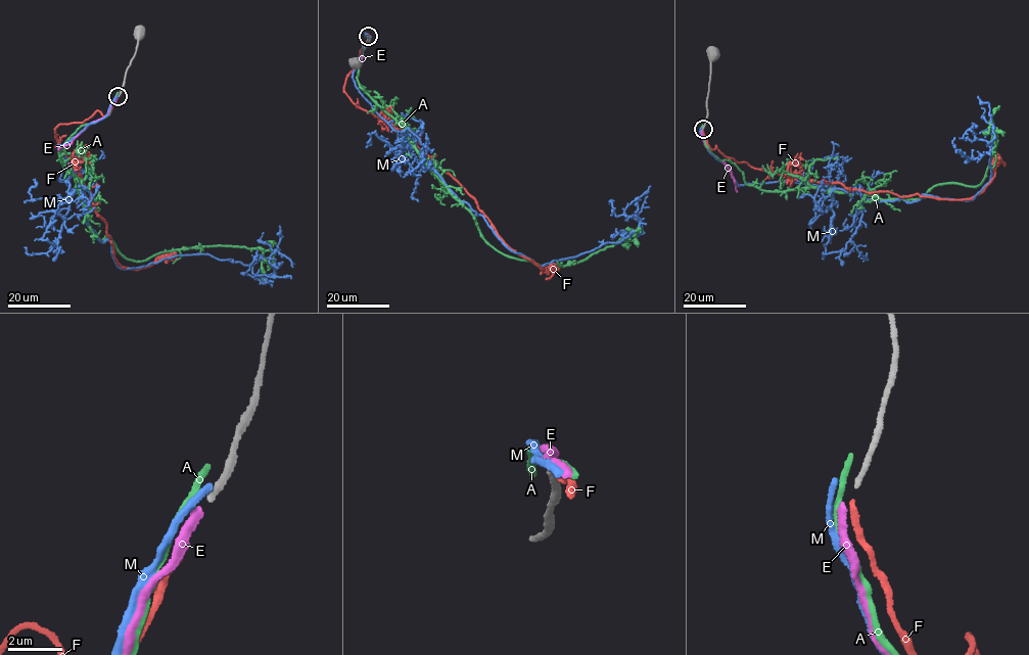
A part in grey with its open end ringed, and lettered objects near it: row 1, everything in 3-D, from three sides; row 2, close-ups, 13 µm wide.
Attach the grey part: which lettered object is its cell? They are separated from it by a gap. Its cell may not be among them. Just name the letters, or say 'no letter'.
F

